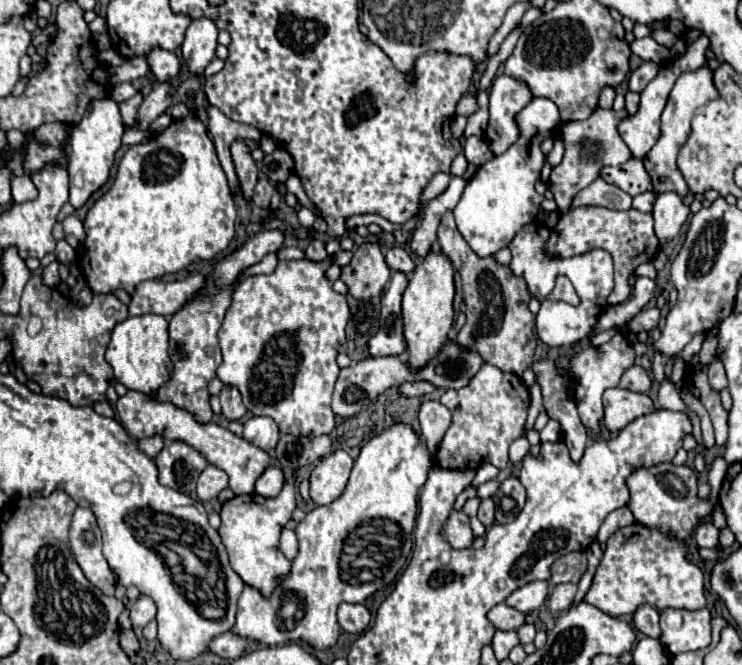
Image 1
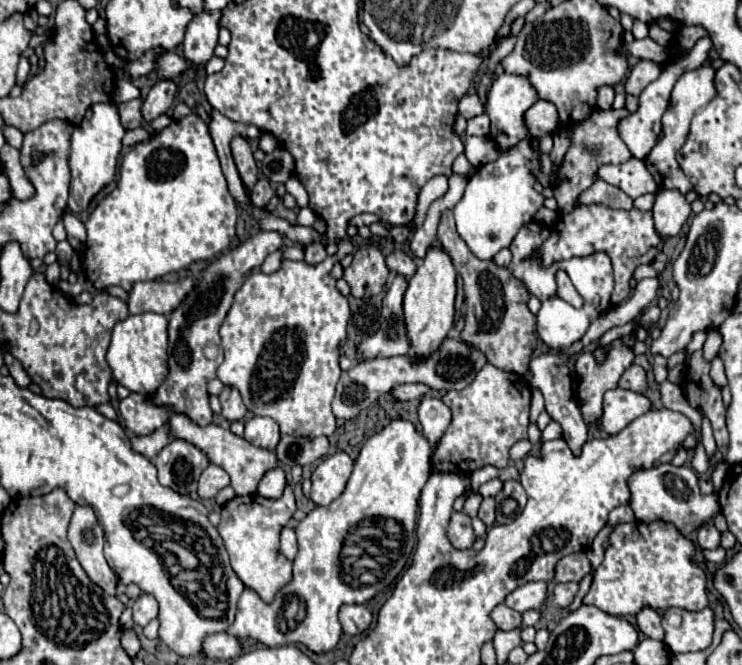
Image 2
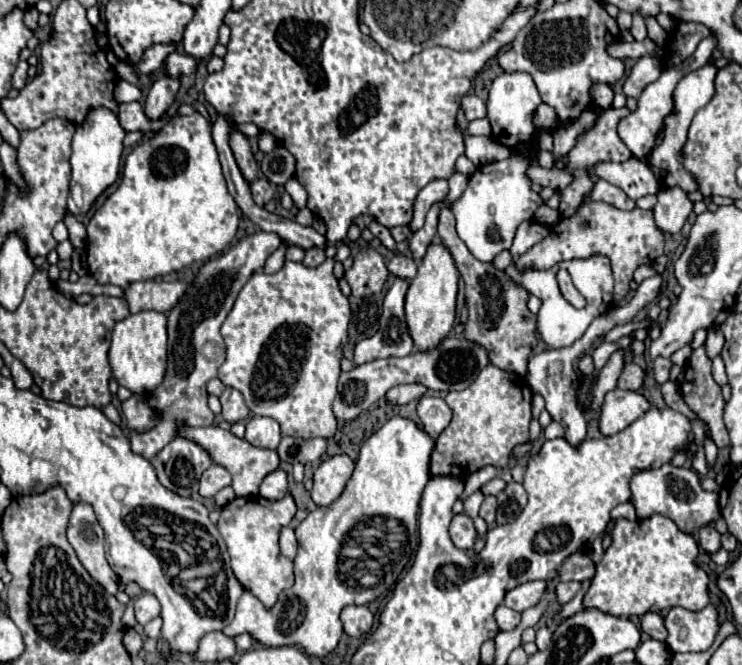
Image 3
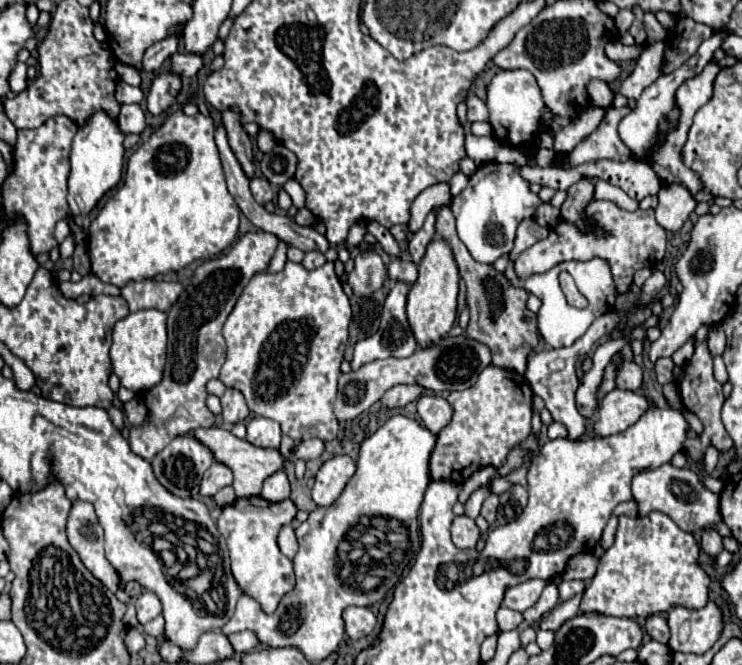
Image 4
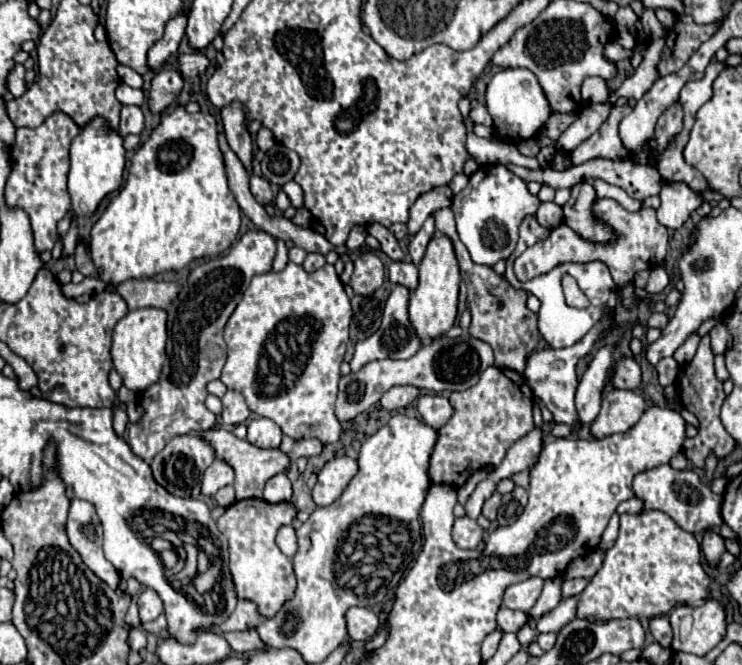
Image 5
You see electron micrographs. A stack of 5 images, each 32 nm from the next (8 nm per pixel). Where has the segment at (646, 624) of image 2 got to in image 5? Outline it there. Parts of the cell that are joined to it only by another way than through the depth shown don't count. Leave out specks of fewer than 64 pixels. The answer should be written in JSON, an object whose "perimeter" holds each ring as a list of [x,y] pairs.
{"perimeter":[[[668,616],[652,618],[650,620],[650,632],[658,640],[660,646],[664,646],[664,648],[670,648],[672,646],[672,626],[670,626]]]}

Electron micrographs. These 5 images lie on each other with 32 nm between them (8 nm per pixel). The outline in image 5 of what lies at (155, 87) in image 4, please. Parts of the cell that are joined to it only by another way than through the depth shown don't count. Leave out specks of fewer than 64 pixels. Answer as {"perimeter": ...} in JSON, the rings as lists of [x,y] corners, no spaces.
{"perimeter":[[[164,64],[156,76],[152,78],[150,86],[150,110],[152,112],[162,112],[166,110],[180,94],[182,90],[182,74],[176,64]]]}

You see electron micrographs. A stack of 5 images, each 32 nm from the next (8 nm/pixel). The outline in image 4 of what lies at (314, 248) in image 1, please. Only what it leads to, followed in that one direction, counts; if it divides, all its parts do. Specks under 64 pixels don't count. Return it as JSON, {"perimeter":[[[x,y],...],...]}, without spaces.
{"perimeter":[[[308,252],[306,258],[302,260],[302,266],[304,266],[306,270],[316,270],[316,268],[320,268],[322,264],[326,264],[326,258],[324,258],[322,252]]]}

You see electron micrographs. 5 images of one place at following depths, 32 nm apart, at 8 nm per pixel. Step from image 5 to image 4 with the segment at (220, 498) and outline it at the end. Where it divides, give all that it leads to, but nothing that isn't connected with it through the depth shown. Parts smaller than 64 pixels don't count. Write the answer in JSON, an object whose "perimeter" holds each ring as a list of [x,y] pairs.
{"perimeter":[[[232,486],[222,488],[222,490],[214,496],[214,500],[216,500],[218,506],[228,506],[228,504],[232,504],[232,502],[236,500],[236,496],[234,496],[234,488],[232,488]]]}

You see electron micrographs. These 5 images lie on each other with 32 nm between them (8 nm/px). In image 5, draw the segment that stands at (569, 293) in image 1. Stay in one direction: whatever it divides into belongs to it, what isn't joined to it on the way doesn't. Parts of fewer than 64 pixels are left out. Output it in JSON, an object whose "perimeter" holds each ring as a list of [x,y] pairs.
{"perimeter":[[[564,276],[562,278],[562,286],[564,286],[564,296],[566,296],[566,304],[568,306],[572,306],[572,308],[586,308],[588,306],[588,298],[578,288],[578,284],[574,282],[574,278]]]}

